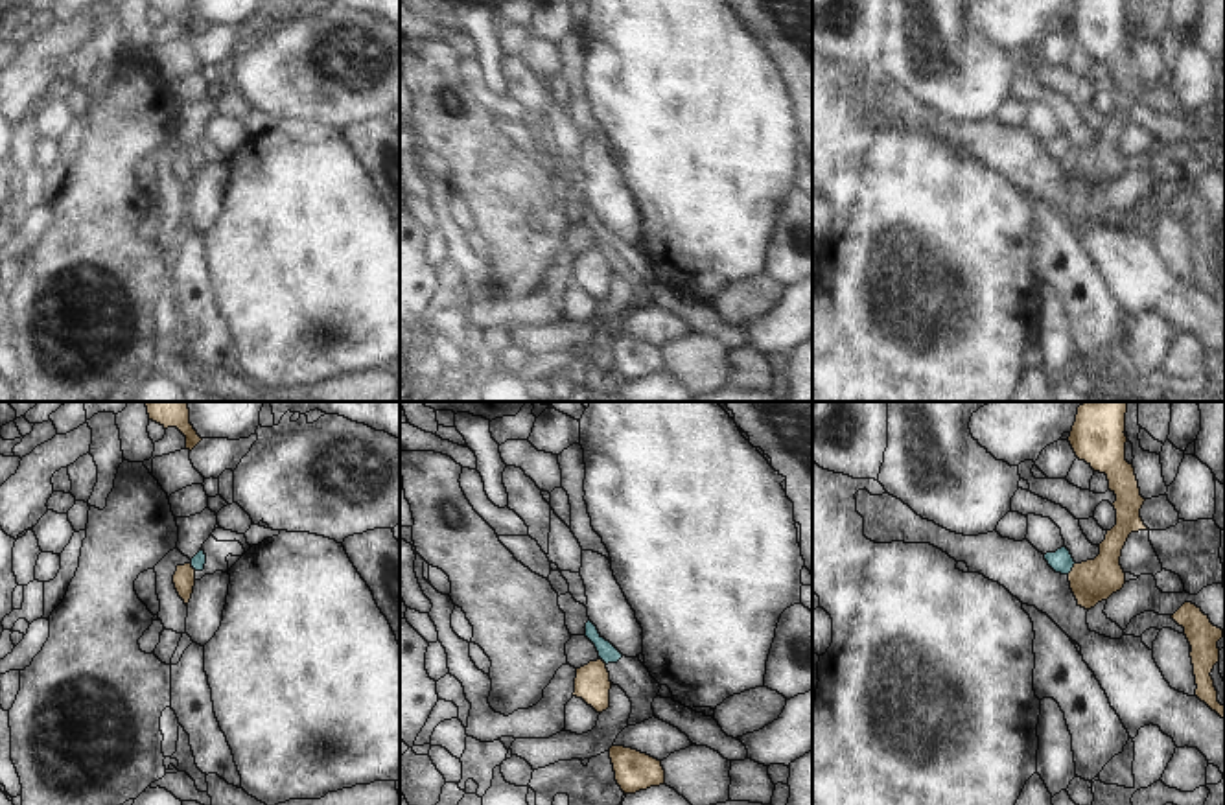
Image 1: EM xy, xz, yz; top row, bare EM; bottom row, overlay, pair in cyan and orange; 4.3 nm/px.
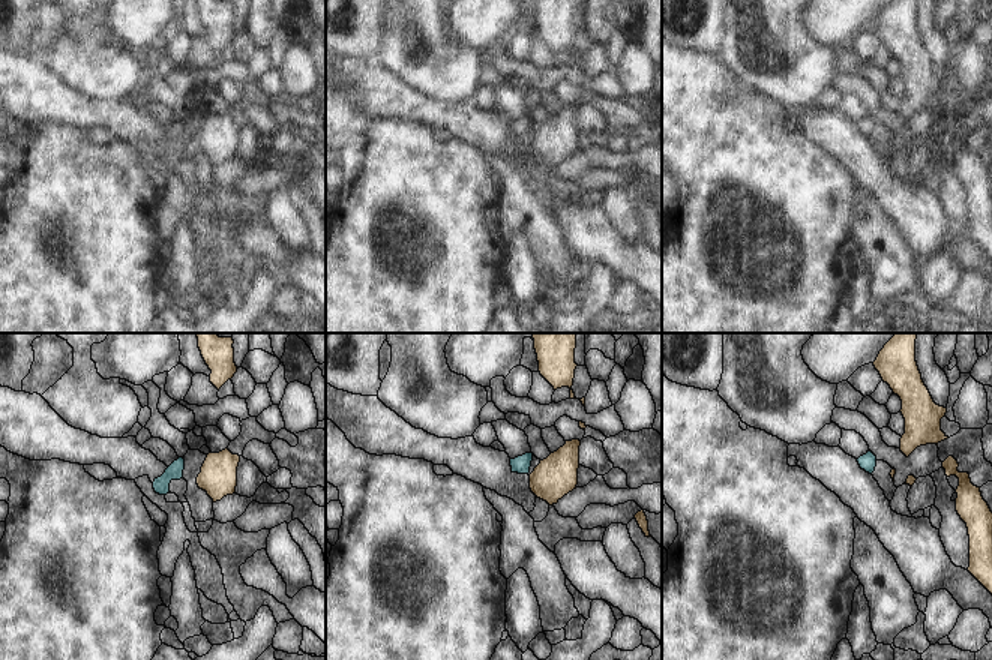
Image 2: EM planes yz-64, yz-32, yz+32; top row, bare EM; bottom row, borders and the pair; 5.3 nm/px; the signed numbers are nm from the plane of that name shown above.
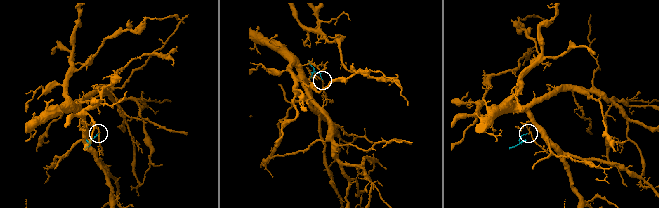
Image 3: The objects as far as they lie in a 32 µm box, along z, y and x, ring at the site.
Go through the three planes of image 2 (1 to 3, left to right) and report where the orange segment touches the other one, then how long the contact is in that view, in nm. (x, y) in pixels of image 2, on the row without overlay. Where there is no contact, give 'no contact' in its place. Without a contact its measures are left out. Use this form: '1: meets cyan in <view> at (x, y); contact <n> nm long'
1: no contact
2: no contact
3: no contact

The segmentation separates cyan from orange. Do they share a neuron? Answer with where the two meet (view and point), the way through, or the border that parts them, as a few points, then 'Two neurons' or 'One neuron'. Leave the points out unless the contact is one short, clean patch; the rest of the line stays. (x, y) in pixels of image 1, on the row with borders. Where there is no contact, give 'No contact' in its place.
Touches cyan at yz (1073, 566). Boundary: yz (1074, 562), (1067, 573). Two neurons

